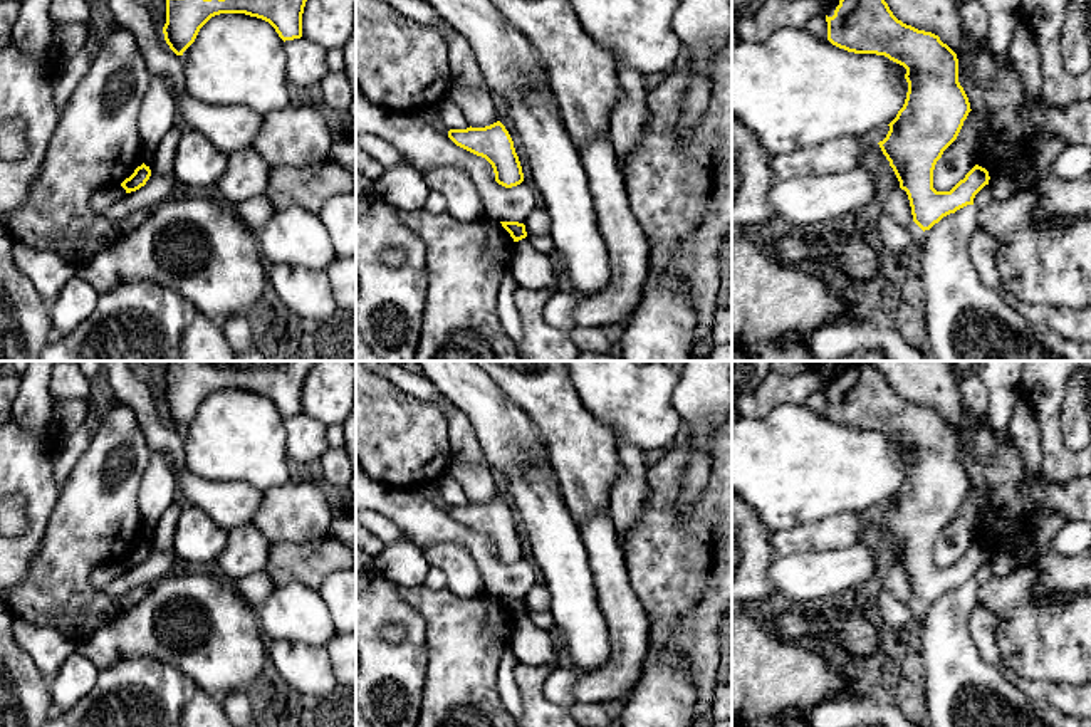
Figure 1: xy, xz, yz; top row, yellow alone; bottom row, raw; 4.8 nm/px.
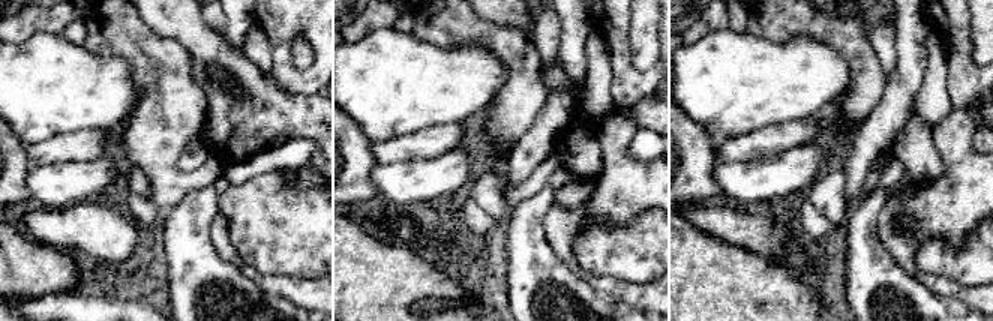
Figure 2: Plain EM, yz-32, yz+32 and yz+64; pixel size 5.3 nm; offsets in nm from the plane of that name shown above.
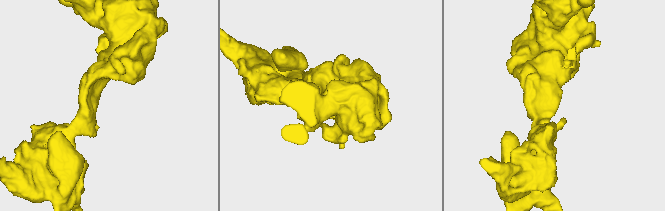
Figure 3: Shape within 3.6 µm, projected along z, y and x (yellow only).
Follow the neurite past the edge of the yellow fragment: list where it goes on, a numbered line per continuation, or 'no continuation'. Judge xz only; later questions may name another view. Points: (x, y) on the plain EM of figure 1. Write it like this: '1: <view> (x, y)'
no continuation

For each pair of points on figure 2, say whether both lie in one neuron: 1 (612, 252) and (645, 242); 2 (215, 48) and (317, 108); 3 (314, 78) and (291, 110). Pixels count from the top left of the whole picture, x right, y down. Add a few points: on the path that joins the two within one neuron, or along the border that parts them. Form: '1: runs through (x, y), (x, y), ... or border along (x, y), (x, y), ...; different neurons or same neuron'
1: runs through (620, 252), (635, 252), (638, 249); same neuron
2: runs through (240, 74), (275, 108), (291, 108); same neuron
3: border along (272, 75), (285, 90), (299, 95), (317, 95); different neurons

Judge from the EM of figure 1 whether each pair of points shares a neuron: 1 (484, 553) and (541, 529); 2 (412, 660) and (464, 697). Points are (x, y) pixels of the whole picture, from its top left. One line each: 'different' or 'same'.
1: different
2: different

